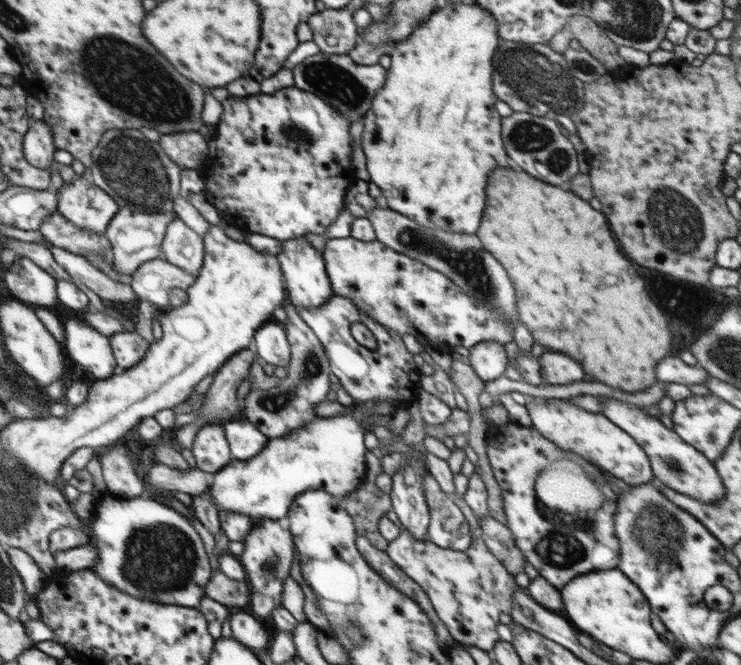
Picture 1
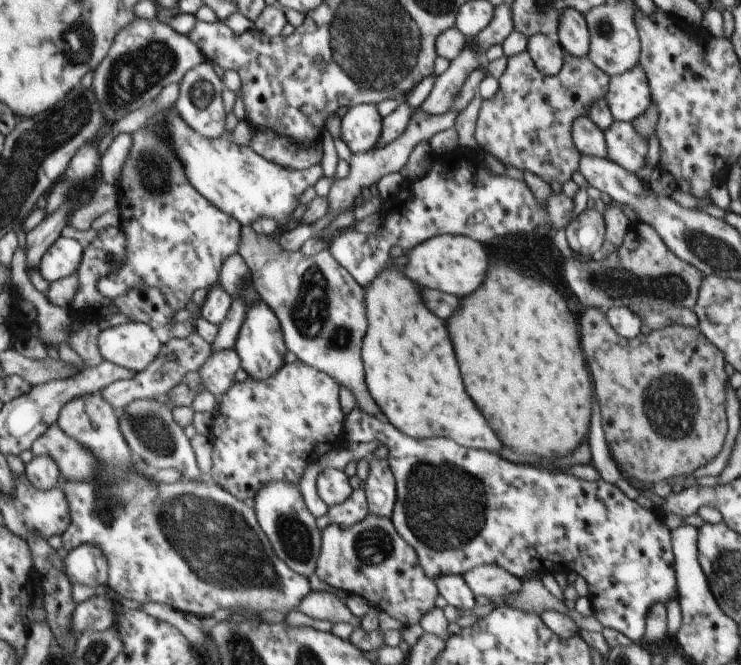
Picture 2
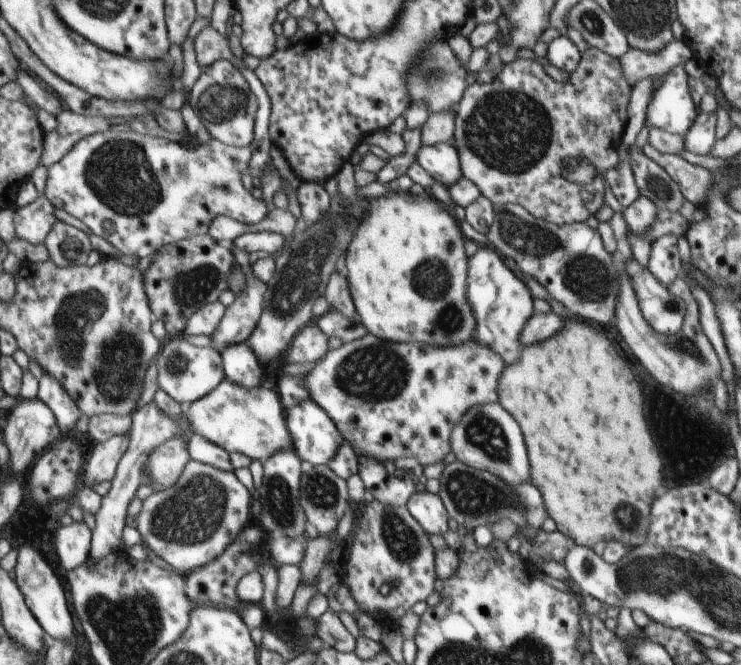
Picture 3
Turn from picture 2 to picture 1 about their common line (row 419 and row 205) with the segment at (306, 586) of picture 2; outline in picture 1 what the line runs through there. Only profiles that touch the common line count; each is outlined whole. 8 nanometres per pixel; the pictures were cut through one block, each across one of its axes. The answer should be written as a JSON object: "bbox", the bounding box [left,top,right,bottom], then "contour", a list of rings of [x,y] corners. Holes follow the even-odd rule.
{"bbox":[56,174,119,234],"contour":[[[84,174],[56,190],[57,210],[82,230],[105,234],[119,212],[119,204],[102,187],[89,182]]]}

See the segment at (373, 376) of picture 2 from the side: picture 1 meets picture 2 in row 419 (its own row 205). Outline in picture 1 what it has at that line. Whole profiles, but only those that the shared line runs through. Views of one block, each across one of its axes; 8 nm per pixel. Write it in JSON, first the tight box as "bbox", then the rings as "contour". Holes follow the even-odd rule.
{"bbox":[362,1,514,234],"contour":[[[456,1],[444,3],[430,15],[421,26],[414,30],[406,40],[397,43],[391,52],[391,66],[386,70],[384,86],[376,92],[372,100],[372,108],[363,114],[364,129],[362,133],[362,150],[366,156],[366,163],[370,175],[370,181],[374,182],[382,191],[383,205],[390,210],[404,214],[420,226],[448,230],[460,234],[474,234],[480,226],[480,218],[484,212],[484,200],[486,200],[486,184],[488,174],[495,168],[514,168],[510,156],[504,150],[503,135],[501,134],[501,116],[496,111],[496,100],[499,98],[492,88],[492,58],[498,50],[499,27],[490,11],[476,3],[463,3]]]}

